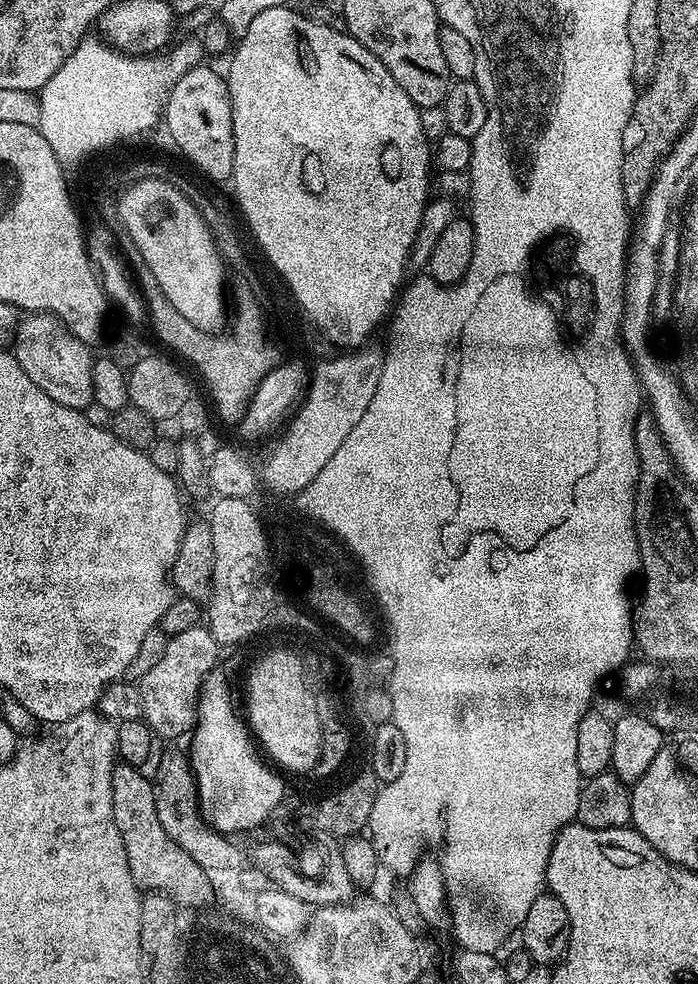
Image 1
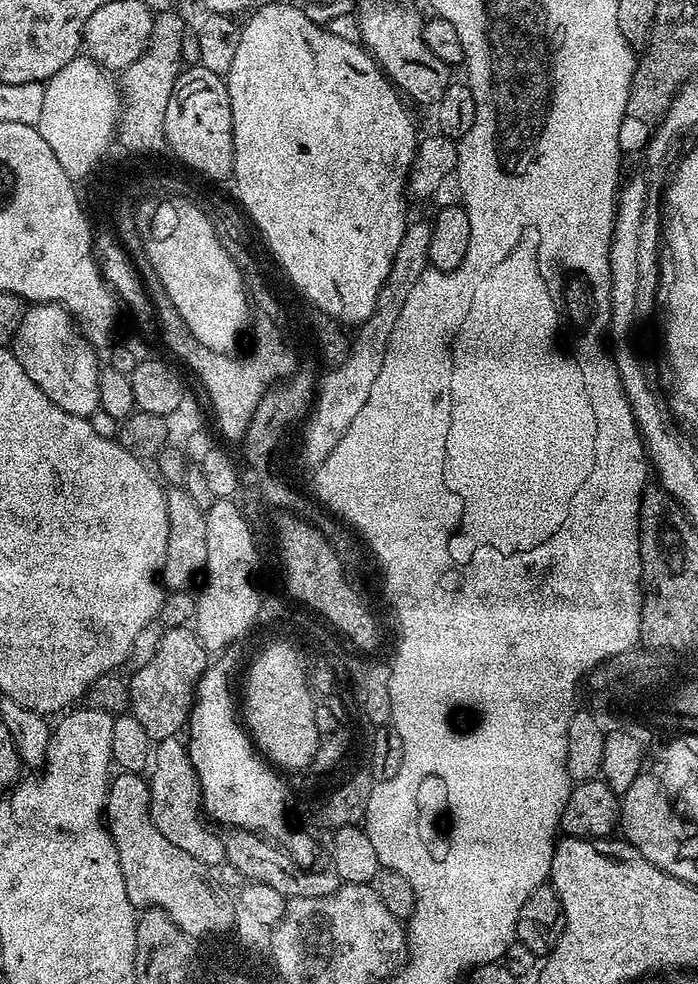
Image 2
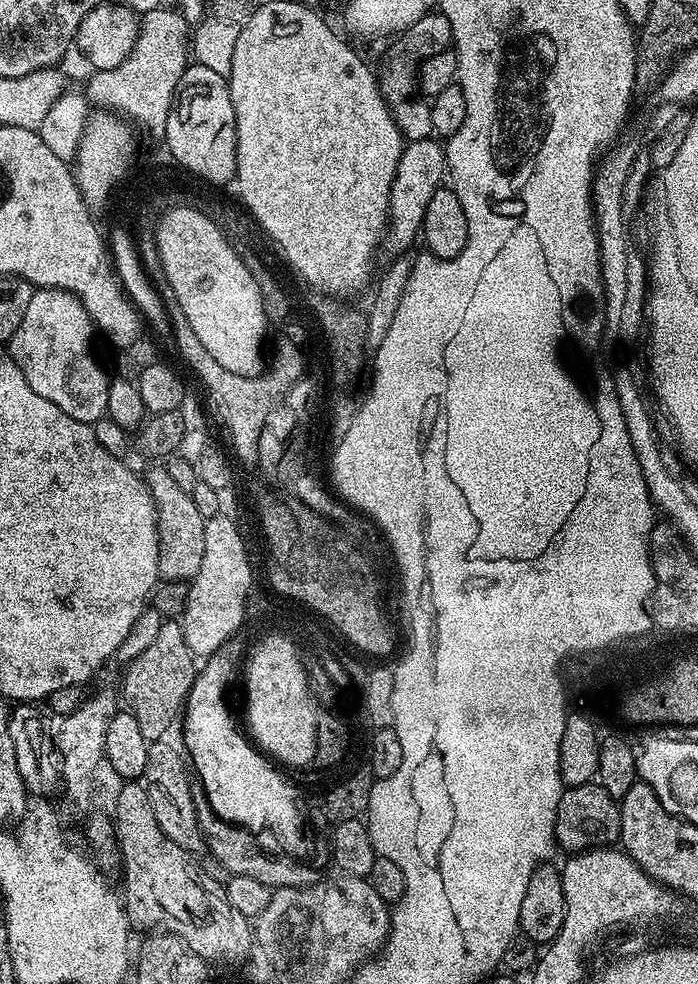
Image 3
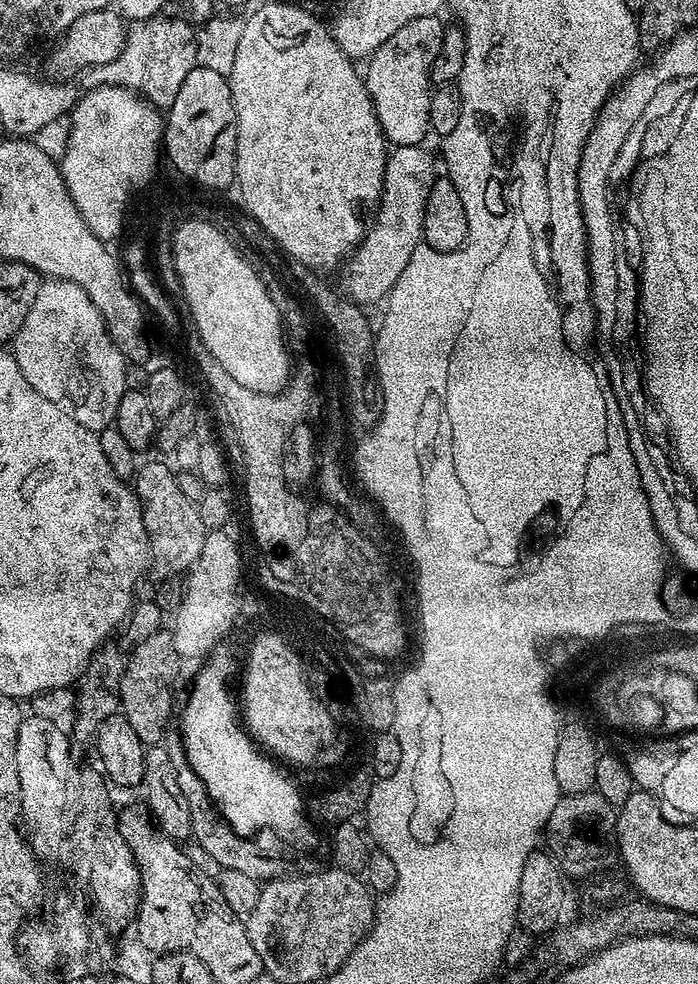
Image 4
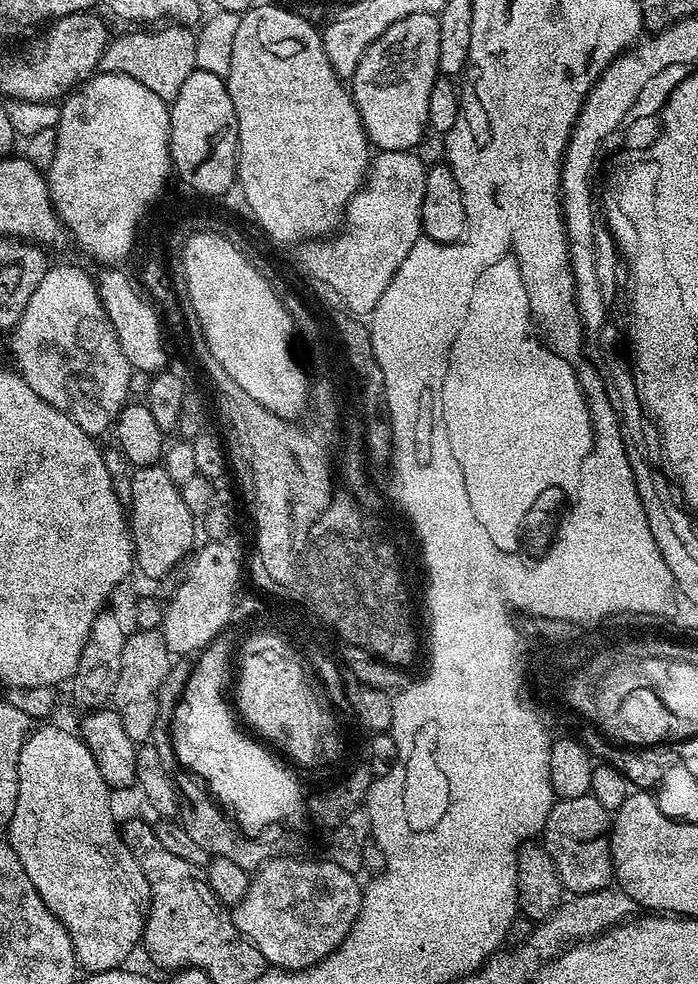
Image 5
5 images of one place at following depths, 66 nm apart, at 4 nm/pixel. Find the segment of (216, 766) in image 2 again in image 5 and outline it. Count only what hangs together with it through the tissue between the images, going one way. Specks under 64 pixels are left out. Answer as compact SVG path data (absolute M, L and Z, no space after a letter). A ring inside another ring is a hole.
M228 638L216 640L210 649L202 649L195 657L196 665L191 665L184 693L176 701L170 721L176 763L203 781L209 793L239 825L257 829L277 820L297 823L305 815L305 806L292 776L260 751L256 739L241 727L238 718L228 716L220 701L217 689L227 676L229 645Z

